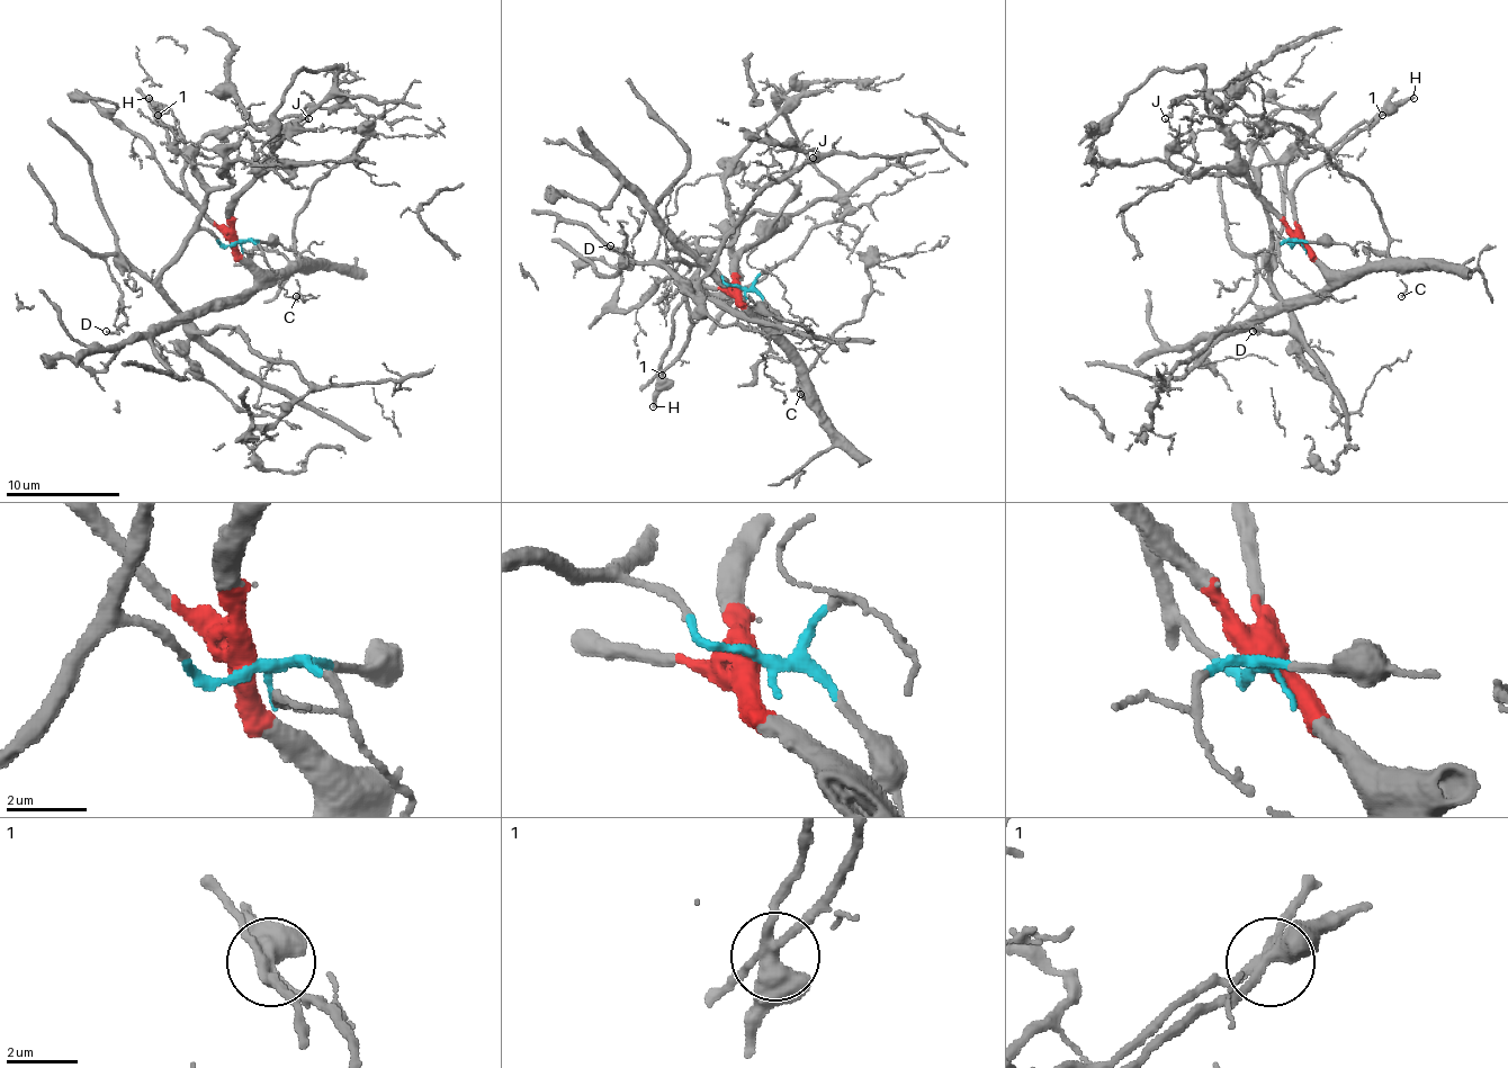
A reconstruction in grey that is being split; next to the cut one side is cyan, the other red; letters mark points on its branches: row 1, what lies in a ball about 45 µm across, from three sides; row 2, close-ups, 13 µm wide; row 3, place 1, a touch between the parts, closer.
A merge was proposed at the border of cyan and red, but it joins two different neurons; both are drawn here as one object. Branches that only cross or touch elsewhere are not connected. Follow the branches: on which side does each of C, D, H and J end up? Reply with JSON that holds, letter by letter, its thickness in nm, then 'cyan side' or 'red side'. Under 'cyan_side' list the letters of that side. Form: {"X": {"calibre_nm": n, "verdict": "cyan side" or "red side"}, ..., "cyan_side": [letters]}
{"C": {"calibre_nm": 140, "verdict": "red side"}, "D": {"calibre_nm": 100, "verdict": "cyan side"}, "H": {"calibre_nm": 240, "verdict": "red side"}, "J": {"calibre_nm": 100, "verdict": "red side"}, "cyan_side": ["D"]}

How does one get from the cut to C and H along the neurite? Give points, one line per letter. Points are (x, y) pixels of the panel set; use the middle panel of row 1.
C: (738, 288), (738, 299), (796, 367), (792, 391), (805, 398), (801, 393)
H: (738, 288), (697, 285), (690, 288), (690, 339), (662, 373), (654, 407)

